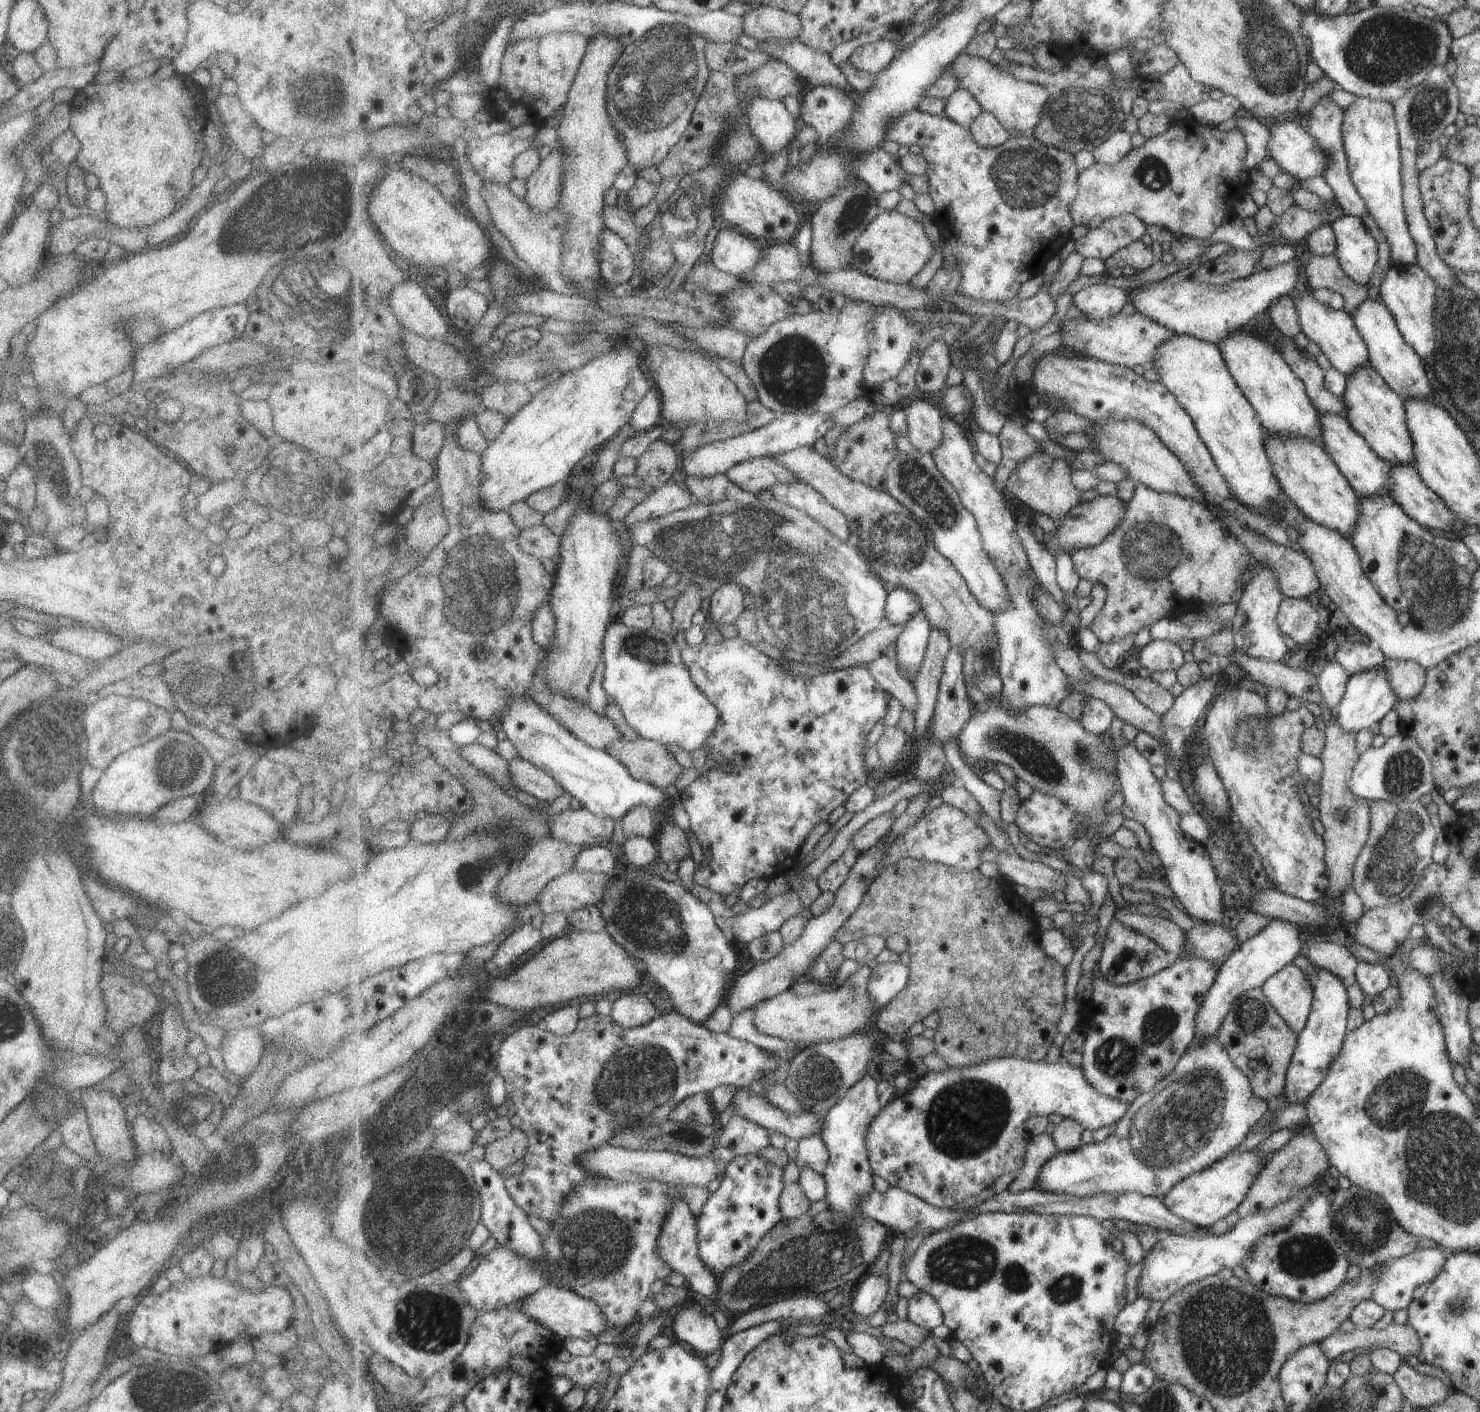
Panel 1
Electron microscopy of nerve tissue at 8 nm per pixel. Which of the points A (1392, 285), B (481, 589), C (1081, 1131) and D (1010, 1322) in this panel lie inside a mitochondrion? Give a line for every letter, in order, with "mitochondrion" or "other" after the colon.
A: other
B: mitochondrion
C: other
D: other

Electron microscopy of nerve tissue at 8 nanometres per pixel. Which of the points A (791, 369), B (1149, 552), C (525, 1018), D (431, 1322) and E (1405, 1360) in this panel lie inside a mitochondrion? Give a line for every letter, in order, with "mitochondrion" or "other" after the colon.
A: mitochondrion
B: mitochondrion
C: other
D: mitochondrion
E: other

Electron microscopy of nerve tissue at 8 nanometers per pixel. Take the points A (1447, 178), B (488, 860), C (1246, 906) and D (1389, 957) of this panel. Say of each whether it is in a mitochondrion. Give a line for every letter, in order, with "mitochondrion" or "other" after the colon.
A: other
B: mitochondrion
C: other
D: other

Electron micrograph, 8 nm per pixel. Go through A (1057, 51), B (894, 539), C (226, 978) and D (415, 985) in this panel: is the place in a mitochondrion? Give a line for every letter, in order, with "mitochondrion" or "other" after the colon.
A: other
B: mitochondrion
C: mitochondrion
D: other

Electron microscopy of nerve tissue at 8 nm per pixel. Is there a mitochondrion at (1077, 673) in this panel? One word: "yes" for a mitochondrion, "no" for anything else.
no

